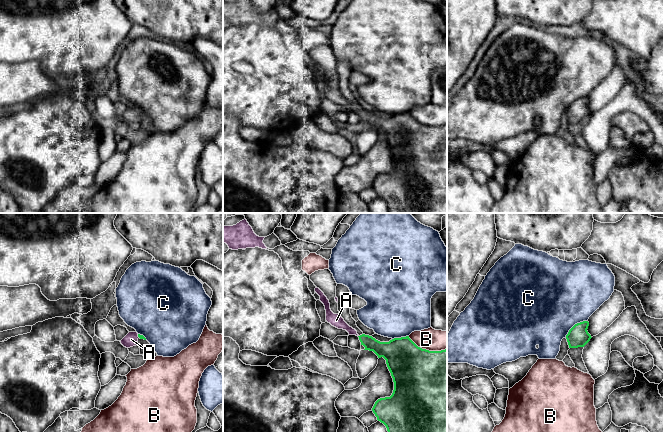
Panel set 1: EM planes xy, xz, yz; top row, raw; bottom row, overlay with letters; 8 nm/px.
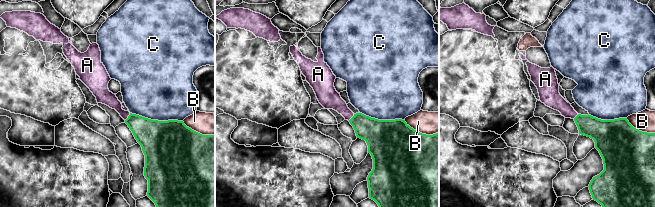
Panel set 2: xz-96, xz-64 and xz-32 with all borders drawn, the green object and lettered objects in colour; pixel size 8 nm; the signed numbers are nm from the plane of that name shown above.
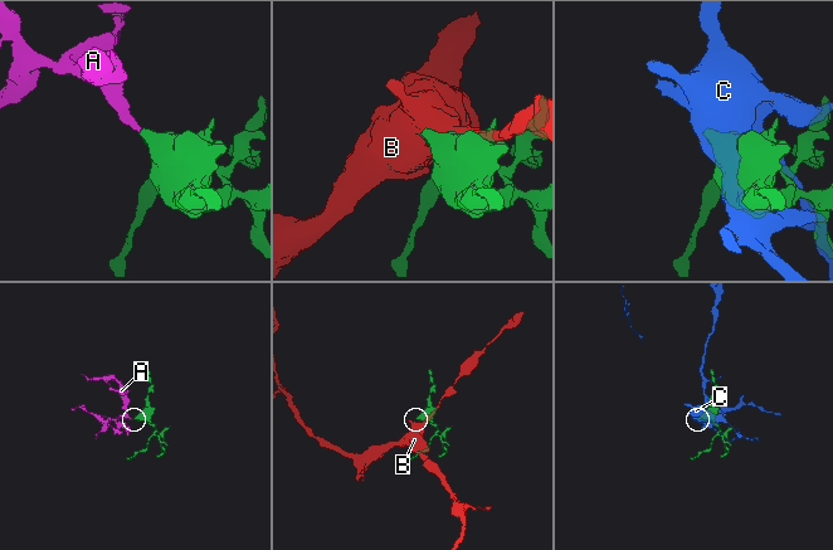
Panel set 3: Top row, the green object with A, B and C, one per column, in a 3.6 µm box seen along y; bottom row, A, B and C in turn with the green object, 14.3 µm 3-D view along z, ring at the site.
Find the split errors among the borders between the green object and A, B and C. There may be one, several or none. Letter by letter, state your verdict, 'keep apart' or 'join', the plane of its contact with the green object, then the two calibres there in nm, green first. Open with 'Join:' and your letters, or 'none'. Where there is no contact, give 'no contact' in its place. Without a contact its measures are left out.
Join: A
A: join | xy | 30/110 nm
B: keep apart | xz | 500/180 nm
C: keep apart | yz | 170/500 nm

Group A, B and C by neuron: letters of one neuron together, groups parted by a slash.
A / B / C

